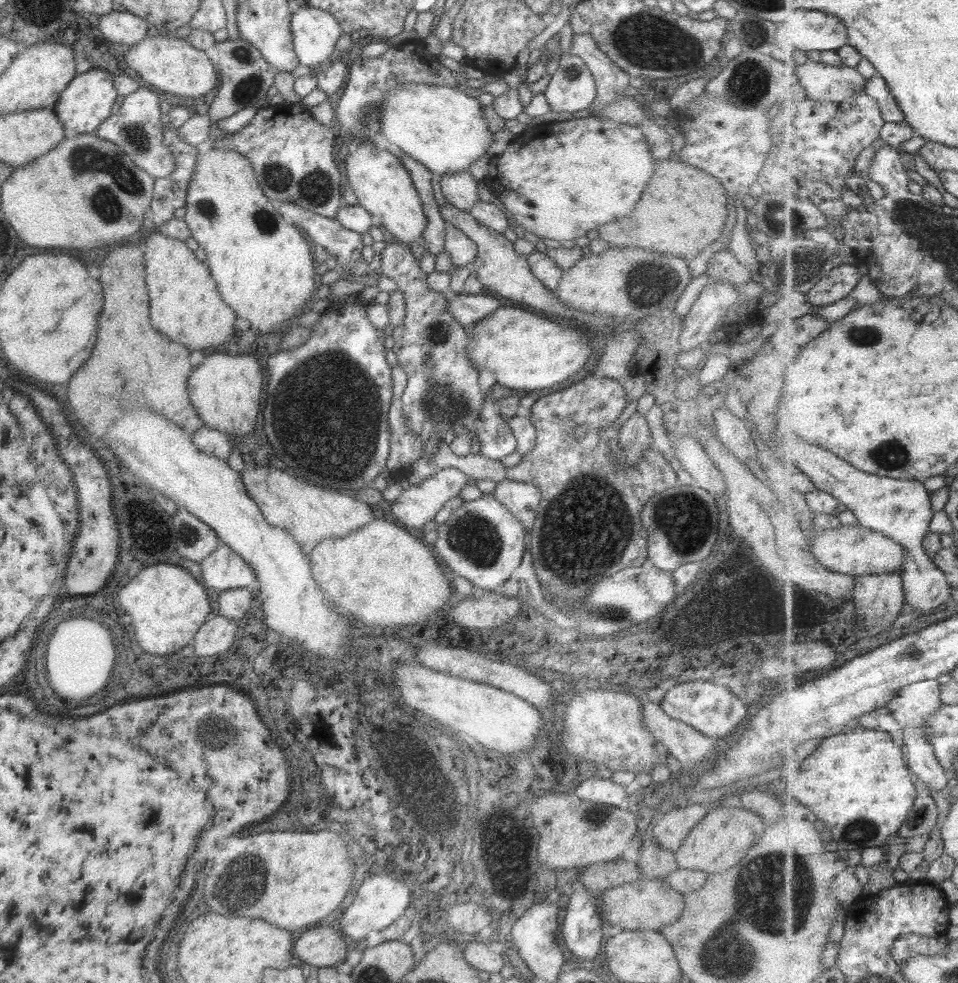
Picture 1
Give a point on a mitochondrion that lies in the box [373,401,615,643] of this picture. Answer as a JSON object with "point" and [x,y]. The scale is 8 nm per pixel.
{"point":[475,538]}

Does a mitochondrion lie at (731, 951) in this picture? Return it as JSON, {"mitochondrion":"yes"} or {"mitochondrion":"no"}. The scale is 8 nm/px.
{"mitochondrion":"yes"}

